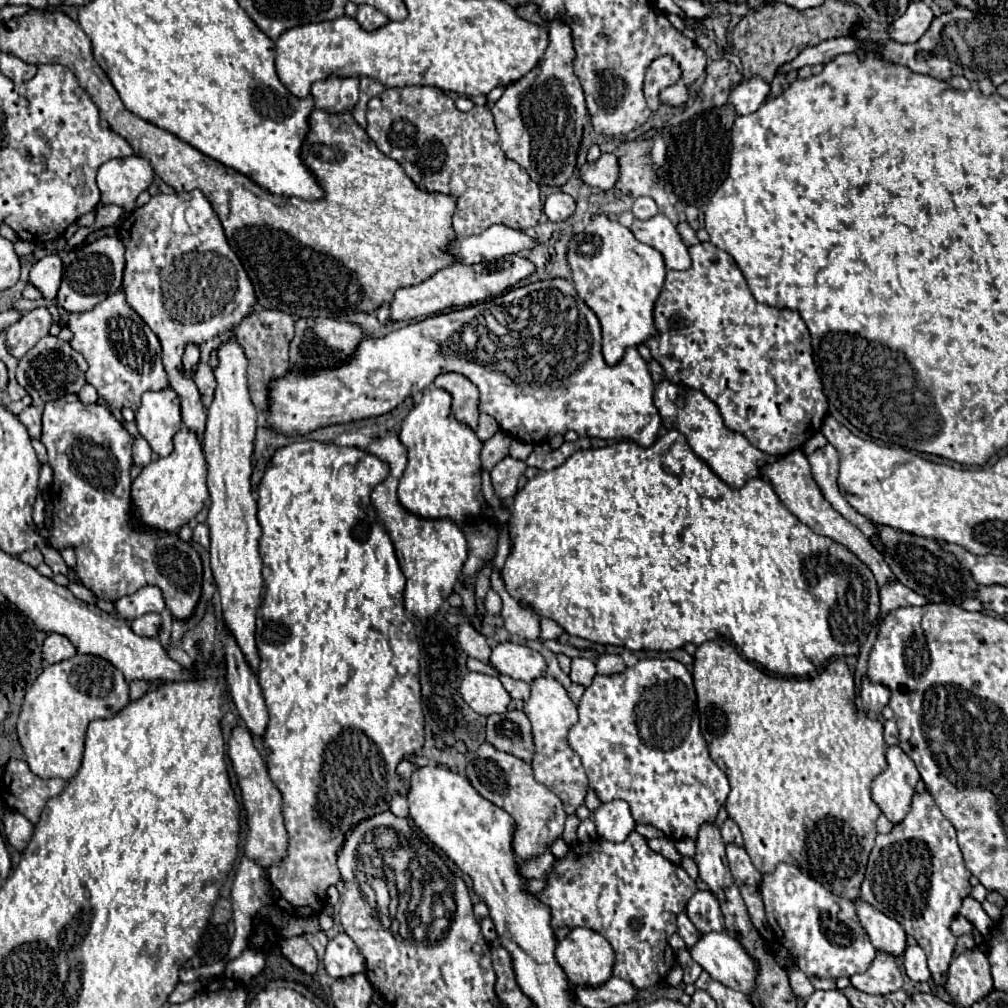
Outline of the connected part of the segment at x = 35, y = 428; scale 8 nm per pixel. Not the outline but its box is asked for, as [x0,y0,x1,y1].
[19,405,43,439]

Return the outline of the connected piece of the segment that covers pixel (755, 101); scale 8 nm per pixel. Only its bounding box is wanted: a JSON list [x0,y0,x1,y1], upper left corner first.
[731,77,771,115]

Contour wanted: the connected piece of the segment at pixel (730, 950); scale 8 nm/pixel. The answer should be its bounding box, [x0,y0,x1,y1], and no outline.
[689,933,757,993]

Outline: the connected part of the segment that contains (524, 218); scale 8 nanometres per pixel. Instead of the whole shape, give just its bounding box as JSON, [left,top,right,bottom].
[367,87,541,237]

